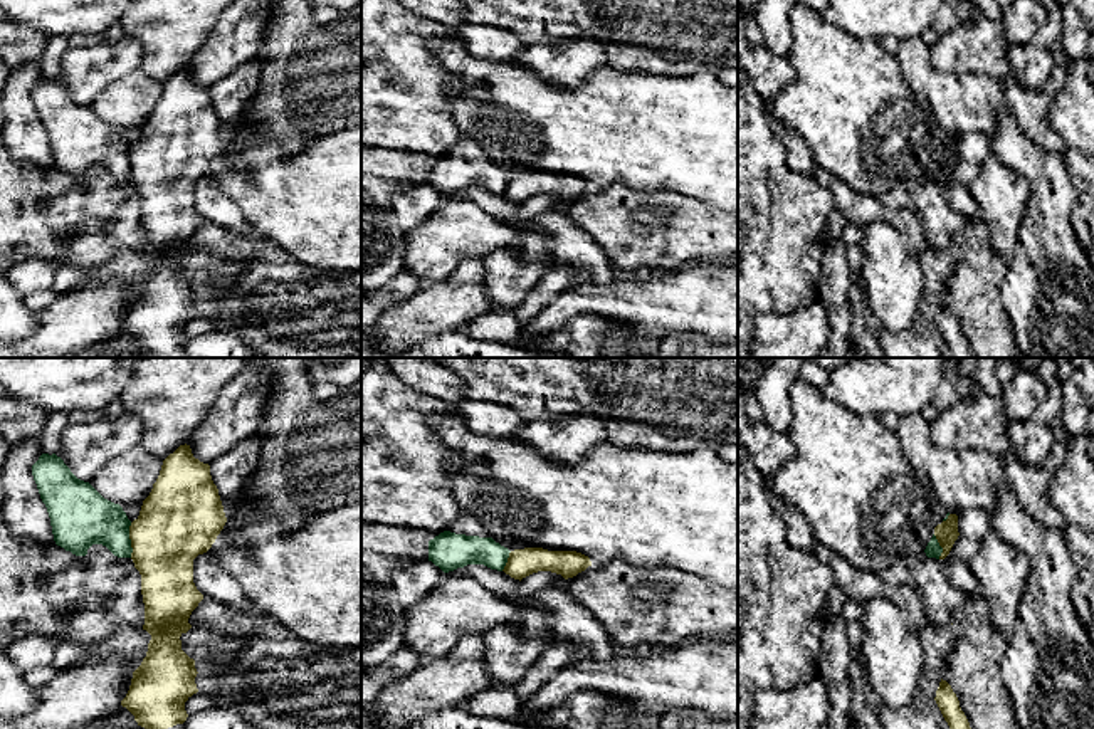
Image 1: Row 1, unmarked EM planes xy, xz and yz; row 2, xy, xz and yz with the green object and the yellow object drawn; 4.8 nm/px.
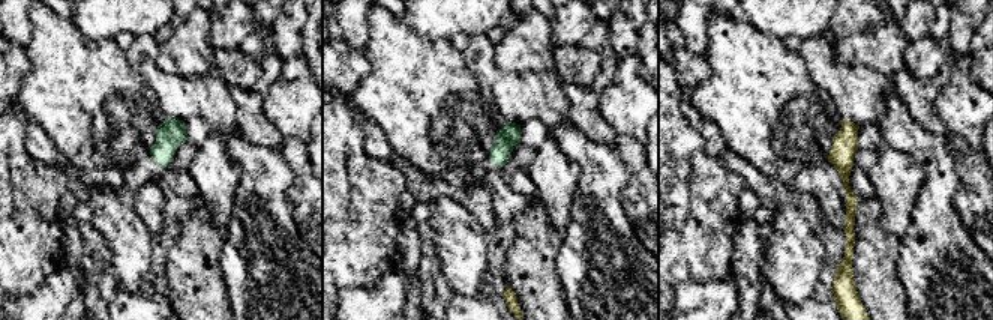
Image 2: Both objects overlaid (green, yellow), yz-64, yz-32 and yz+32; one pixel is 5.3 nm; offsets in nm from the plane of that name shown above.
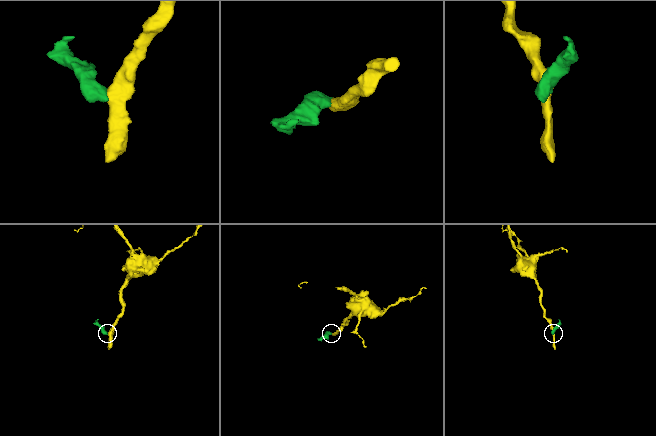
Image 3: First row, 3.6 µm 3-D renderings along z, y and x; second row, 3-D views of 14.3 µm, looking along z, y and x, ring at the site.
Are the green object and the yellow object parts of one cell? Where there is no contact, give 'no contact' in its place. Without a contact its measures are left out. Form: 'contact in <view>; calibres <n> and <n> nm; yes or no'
contact in xy; calibres 280 and 380 nm; no

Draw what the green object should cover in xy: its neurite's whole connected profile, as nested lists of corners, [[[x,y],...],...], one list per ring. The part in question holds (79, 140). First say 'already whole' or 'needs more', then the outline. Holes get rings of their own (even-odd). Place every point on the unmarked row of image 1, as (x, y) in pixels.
already whole; [[[42,77],[32,89],[32,99],[57,170],[86,180],[92,168],[103,168],[118,181],[131,181],[131,144],[119,128],[77,102],[55,77]]]

